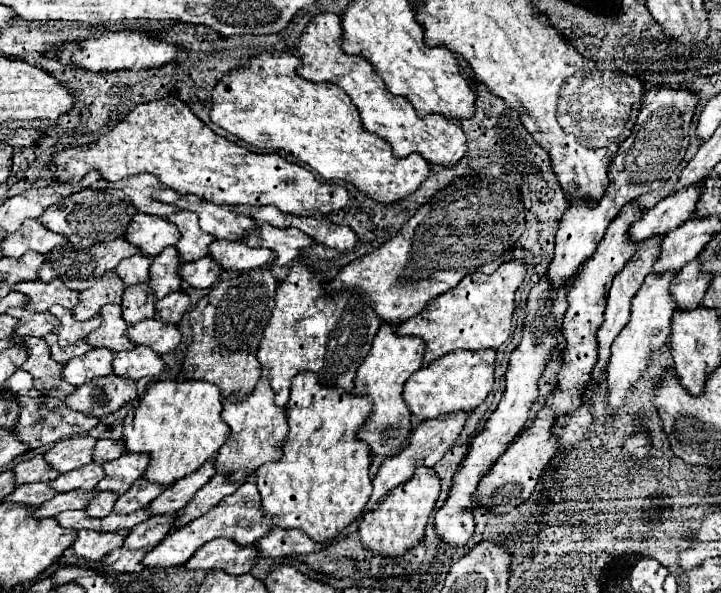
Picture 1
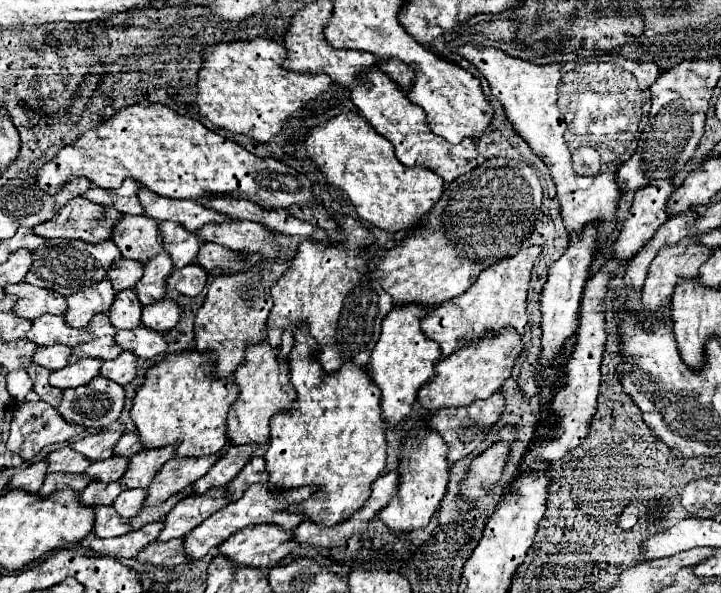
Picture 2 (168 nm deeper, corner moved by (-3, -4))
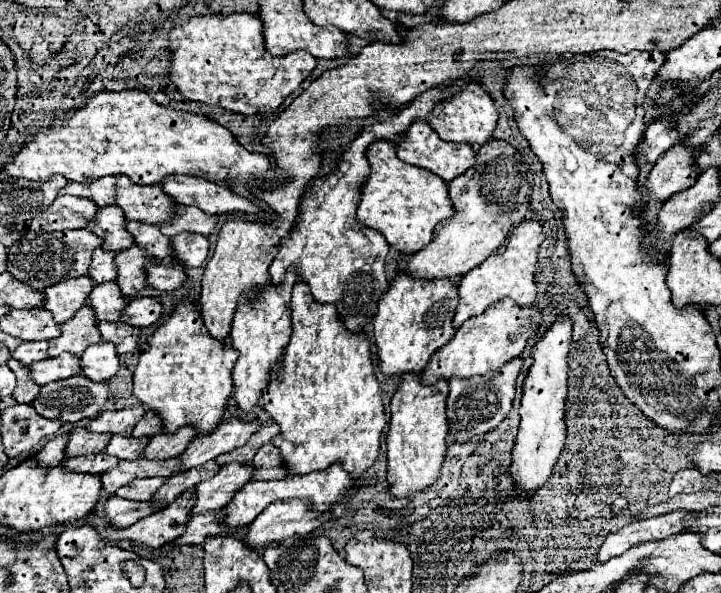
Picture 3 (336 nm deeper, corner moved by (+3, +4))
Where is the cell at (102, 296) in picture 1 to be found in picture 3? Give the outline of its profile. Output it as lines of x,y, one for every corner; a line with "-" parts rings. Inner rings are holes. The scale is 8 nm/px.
80,276
62,284
54,284
44,290
44,308
54,314
54,320
58,324
62,324
88,304
88,294
92,288
94,282
90,280
90,276

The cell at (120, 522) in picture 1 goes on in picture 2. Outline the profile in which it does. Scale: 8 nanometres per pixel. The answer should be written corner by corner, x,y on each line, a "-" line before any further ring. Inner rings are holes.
188,486
186,490
182,490
182,492
178,492
178,494
174,494
174,496
170,496
166,502
162,502
162,504
158,504
158,506
144,506
142,510
140,510
140,514
138,516
134,516
134,518
130,518
130,524
132,524
132,528
134,530
140,530
142,526
146,526
146,524
150,524
150,522
158,522
158,520
164,520
164,516
182,500
182,498
186,498
186,496
190,496
194,492
194,486

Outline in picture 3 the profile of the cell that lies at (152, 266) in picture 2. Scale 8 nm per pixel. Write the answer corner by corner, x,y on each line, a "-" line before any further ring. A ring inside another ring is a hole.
138,244
128,248
126,252
116,254
116,282
126,298
136,298
146,288
146,264
146,248
140,248

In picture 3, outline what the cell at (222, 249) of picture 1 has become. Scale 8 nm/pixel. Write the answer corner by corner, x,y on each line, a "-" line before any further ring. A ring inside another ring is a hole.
182,232
178,236
172,236
172,240
174,240
174,258
178,262
182,262
184,266
190,266
190,268
204,264
208,250
210,250
206,236

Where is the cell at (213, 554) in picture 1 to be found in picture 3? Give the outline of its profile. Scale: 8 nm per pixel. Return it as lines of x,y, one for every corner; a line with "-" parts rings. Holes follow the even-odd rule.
302,500
274,502
270,504
254,524
246,528
244,544
248,548
266,548
268,544
280,544
292,536
306,536
332,516
326,512
312,510

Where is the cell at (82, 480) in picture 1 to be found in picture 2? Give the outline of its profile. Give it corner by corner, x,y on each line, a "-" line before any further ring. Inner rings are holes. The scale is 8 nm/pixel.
112,456
108,460
100,460
100,462
92,462
90,468
86,470
86,474
96,480
96,482
116,482
120,480
120,476
124,476
128,468
128,458
124,456

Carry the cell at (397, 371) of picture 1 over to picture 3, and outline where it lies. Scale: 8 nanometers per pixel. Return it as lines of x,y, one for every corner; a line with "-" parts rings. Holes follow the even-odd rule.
398,274
378,302
374,316
374,342
378,368
384,376
422,372
430,356
442,348
452,336
452,316
458,304
456,282
452,280
418,280
408,274

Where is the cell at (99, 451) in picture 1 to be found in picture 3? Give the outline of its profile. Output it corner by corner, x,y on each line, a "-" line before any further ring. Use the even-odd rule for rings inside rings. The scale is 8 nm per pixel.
146,412
144,416
142,416
142,420
134,426
134,430
132,430
132,436
134,438
142,438
142,436
156,436
158,432
162,432
162,422
160,422
160,418
154,414
154,412

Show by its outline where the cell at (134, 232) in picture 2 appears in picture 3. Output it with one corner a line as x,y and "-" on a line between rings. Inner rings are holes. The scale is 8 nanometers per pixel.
120,206
100,208
98,216
94,216
94,220
88,224
88,230
104,238
104,250
122,252
134,244
134,236
126,232
126,218

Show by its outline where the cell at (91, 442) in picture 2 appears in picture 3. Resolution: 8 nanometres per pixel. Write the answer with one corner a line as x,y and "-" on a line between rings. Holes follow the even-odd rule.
134,406
134,408
126,408
126,410
104,410
96,418
90,420
86,430
98,432
98,434
106,432
106,434
126,436
126,434
132,434
132,428
144,416
144,412
146,412
146,408
142,408
142,406

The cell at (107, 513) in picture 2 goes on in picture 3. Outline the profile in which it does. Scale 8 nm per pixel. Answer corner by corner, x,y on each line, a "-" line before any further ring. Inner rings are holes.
110,496
104,504
104,514
110,522
110,526
114,528
126,528
138,520
142,520
144,516
160,510
160,504
150,504
150,502
142,502
142,504
134,504
132,500
122,500
118,496

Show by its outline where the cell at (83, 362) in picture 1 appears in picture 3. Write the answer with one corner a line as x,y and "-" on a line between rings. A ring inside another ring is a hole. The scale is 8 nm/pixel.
60,354
56,358
46,358
44,362
34,362
30,366
34,382
44,386
48,382
54,380
62,380
62,378
70,378
82,372
82,364
78,356
72,354

